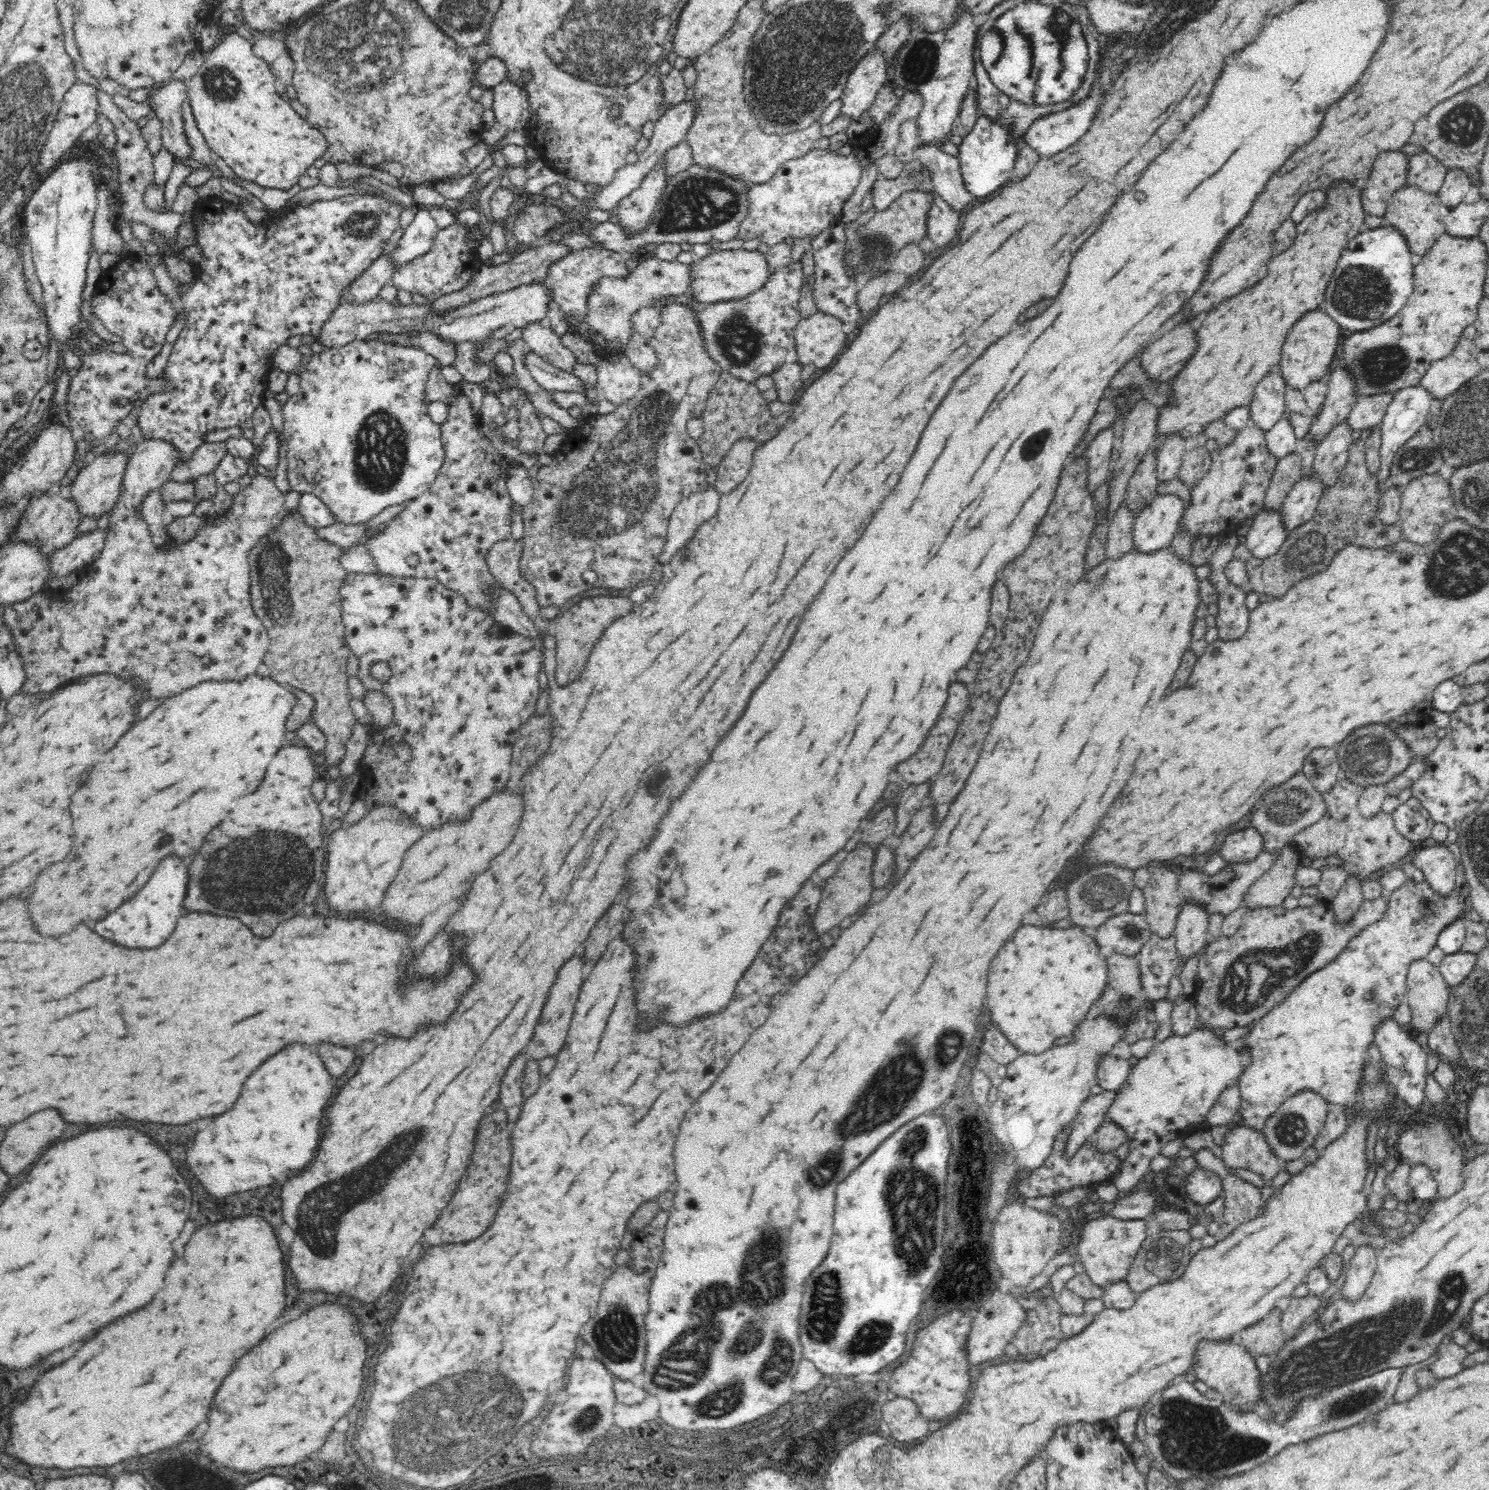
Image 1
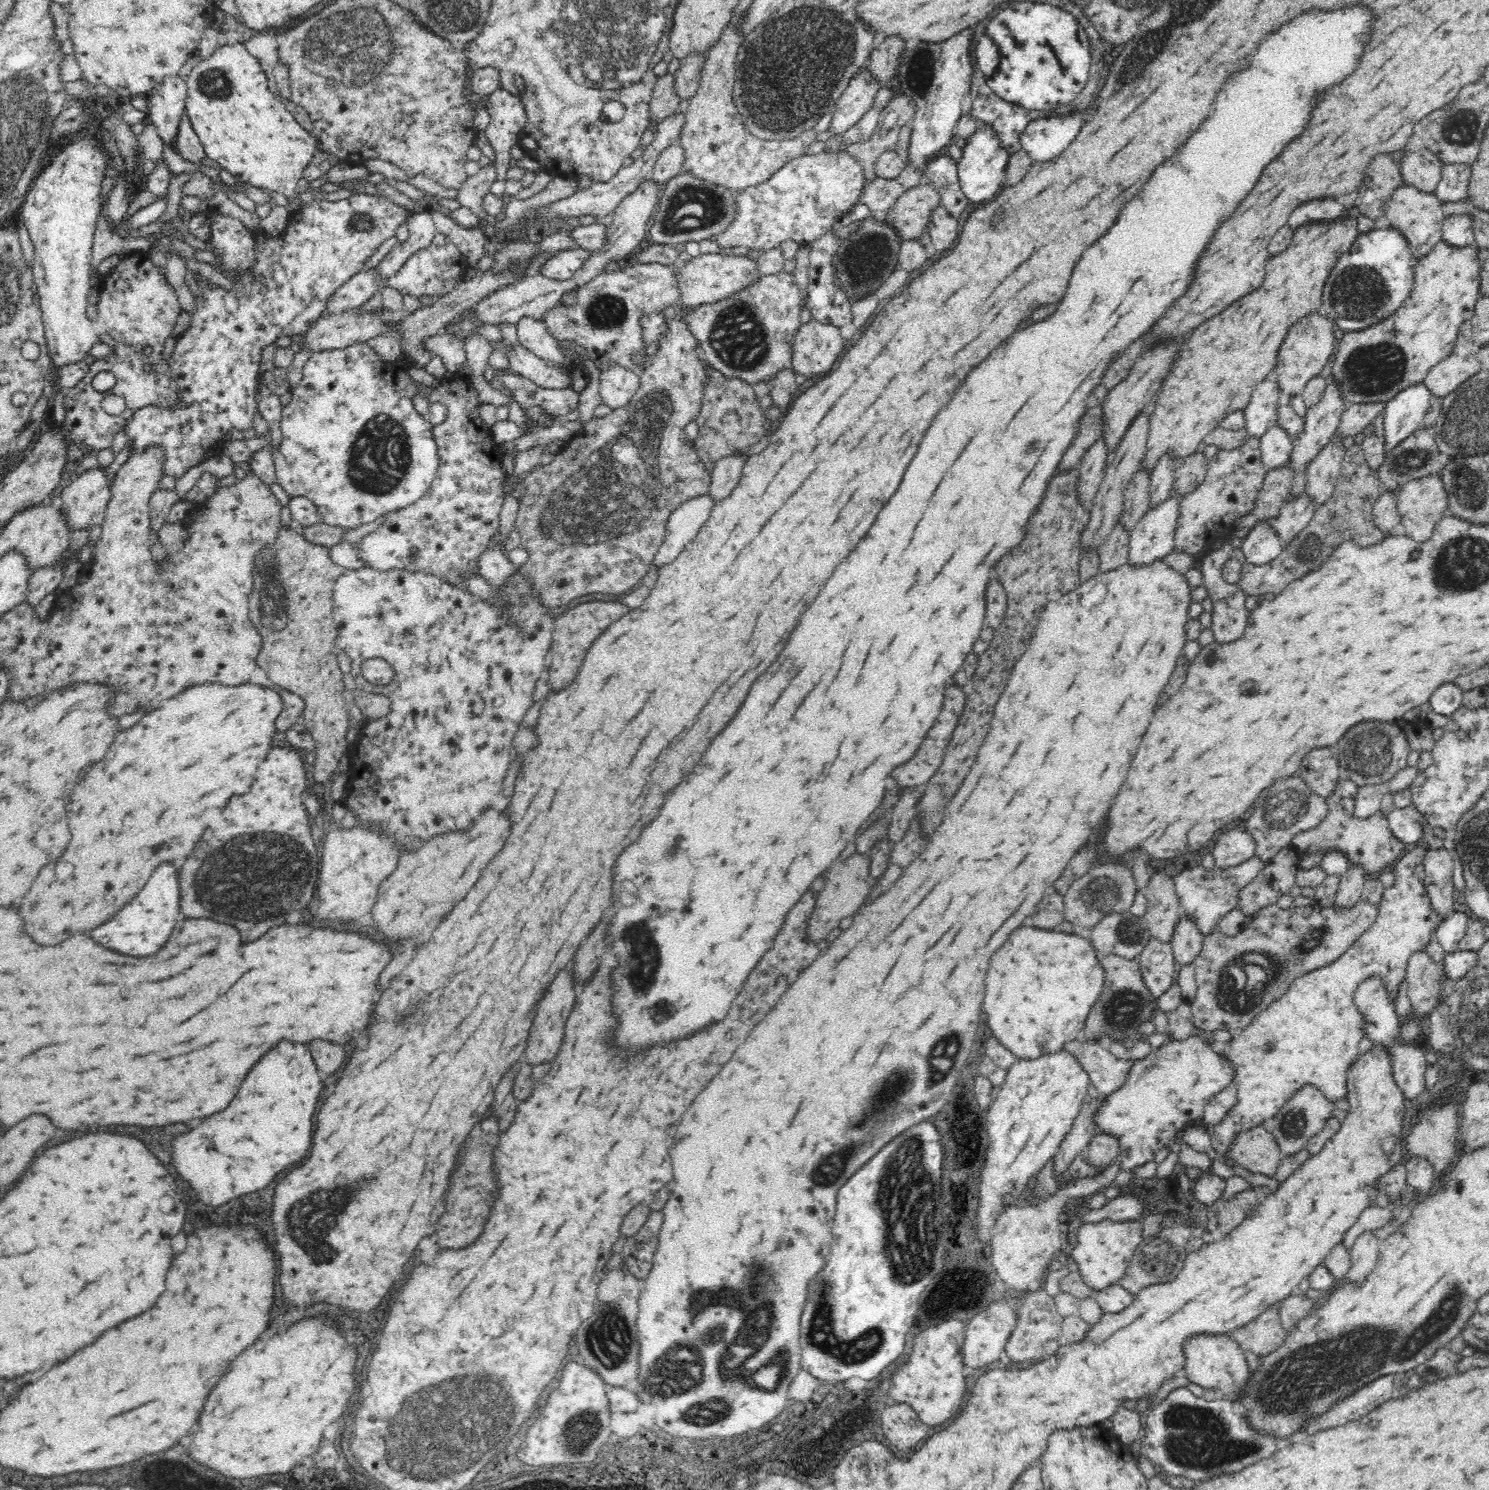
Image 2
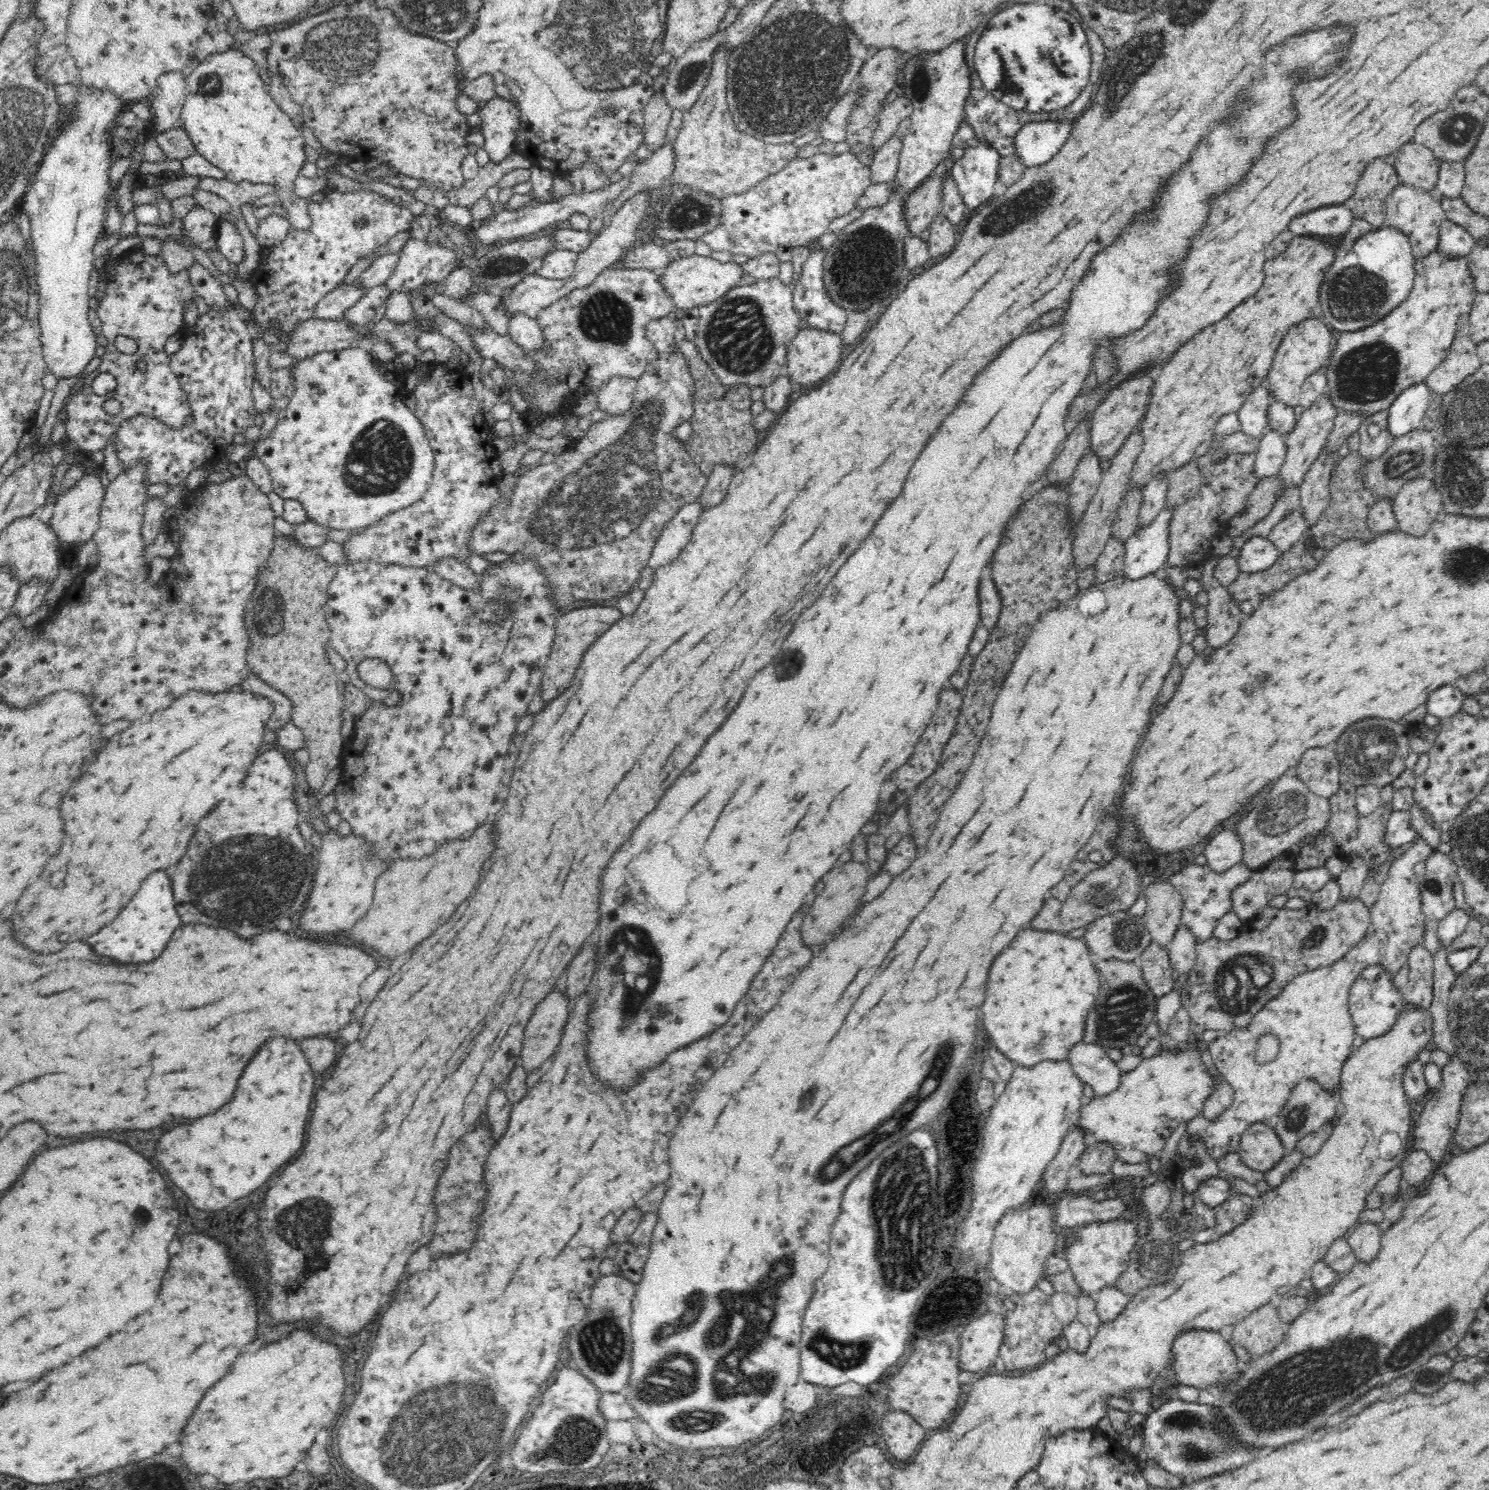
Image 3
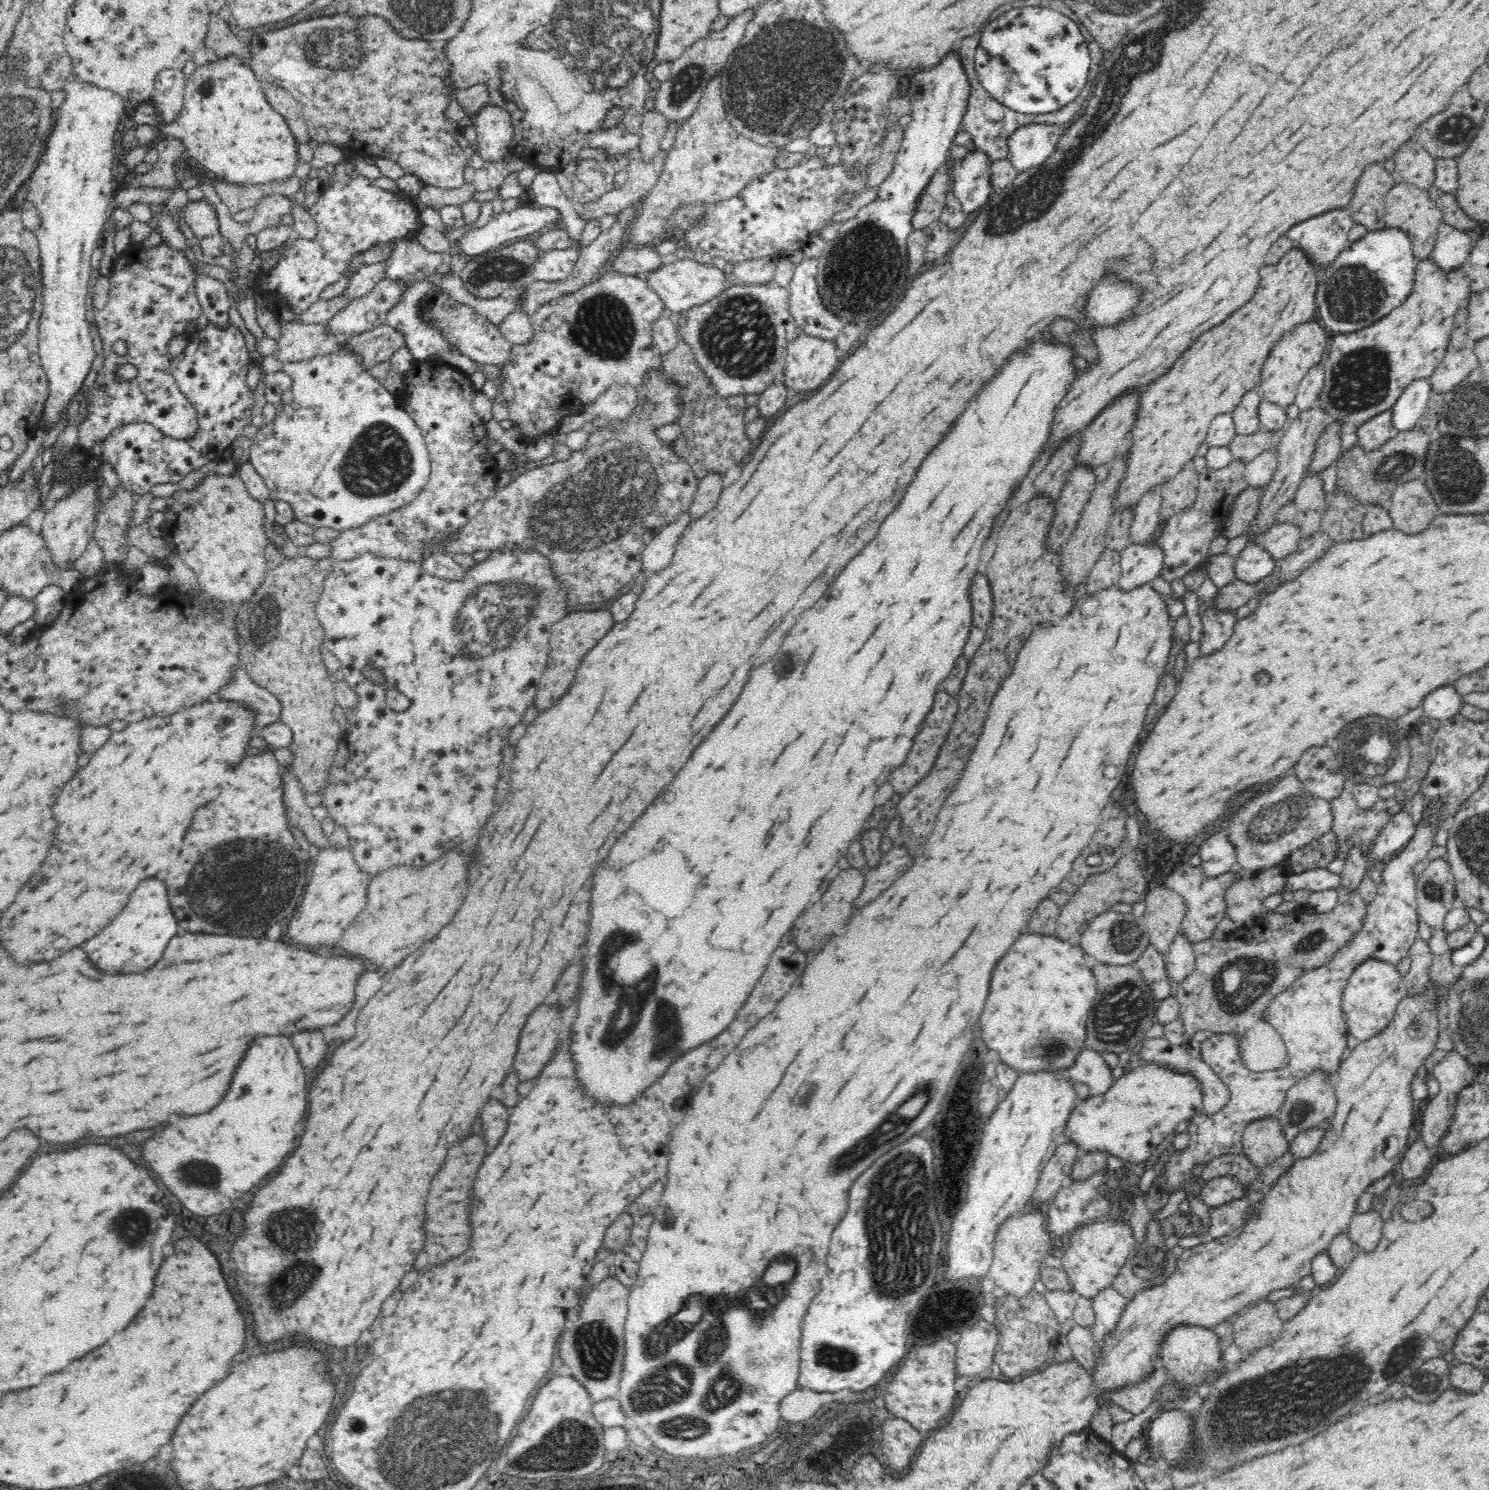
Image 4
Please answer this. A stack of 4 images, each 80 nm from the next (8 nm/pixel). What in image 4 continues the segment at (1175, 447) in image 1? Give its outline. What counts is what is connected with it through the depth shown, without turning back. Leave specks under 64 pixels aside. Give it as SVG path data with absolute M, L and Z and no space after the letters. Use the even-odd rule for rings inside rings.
M1159 486L1144 494L1132 510L1132 522L1130 522L1130 534L1128 534L1128 540L1132 545L1150 542L1163 524L1160 516L1162 497L1160 497Z

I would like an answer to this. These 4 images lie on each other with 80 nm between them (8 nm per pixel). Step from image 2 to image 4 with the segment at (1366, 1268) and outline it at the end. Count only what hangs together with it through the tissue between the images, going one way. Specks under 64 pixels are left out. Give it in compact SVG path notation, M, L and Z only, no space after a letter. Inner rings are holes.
M1370 1209L1354 1214L1346 1233L1361 1250L1370 1251L1378 1246L1384 1225L1385 1221L1382 1219L1380 1211Z

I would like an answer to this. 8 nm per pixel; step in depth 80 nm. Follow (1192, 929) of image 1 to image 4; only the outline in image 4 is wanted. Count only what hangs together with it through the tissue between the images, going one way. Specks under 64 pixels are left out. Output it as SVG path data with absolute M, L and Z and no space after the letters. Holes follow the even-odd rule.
M1184 934L1176 935L1169 951L1164 955L1168 980L1181 983L1195 969L1194 951Z

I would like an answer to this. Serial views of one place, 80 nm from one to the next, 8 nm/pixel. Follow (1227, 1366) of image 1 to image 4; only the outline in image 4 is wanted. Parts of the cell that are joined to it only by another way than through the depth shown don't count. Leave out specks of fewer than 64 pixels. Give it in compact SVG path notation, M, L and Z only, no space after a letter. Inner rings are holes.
M1178 1324L1168 1330L1158 1346L1158 1358L1166 1368L1170 1379L1182 1385L1200 1386L1204 1380L1213 1381L1220 1375L1220 1340L1211 1328L1198 1325Z

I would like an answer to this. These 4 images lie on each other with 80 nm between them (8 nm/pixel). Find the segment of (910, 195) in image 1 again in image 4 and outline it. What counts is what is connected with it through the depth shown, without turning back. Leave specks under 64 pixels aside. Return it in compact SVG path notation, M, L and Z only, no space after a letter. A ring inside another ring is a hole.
M947 168L936 172L917 202L912 217L914 229L921 230L925 226L932 226L940 221L941 212L947 205L947 192L952 189L952 184Z

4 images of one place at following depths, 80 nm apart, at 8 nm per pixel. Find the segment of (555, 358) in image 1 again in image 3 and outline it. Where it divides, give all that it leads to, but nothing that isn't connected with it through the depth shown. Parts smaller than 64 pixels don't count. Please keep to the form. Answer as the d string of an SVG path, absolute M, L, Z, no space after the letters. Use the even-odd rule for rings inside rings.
M523 313L510 315L506 334L524 350L534 351L545 344L544 337L540 332L540 325Z

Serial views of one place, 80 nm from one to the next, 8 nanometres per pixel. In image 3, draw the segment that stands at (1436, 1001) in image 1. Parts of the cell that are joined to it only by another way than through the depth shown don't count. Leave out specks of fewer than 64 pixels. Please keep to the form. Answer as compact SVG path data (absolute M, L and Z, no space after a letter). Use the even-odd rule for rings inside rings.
M1418 944L1409 954L1408 964L1408 982L1402 992L1403 998L1406 1003L1428 1009L1433 998L1433 954Z

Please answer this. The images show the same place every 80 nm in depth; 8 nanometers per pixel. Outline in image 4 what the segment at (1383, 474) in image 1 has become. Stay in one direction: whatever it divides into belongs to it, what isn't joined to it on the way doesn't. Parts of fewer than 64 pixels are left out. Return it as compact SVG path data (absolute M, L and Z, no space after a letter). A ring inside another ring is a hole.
M1428 378L1415 380L1406 386L1391 408L1394 414L1394 428L1398 431L1411 430L1414 425L1422 422L1422 412L1431 397L1432 389Z

